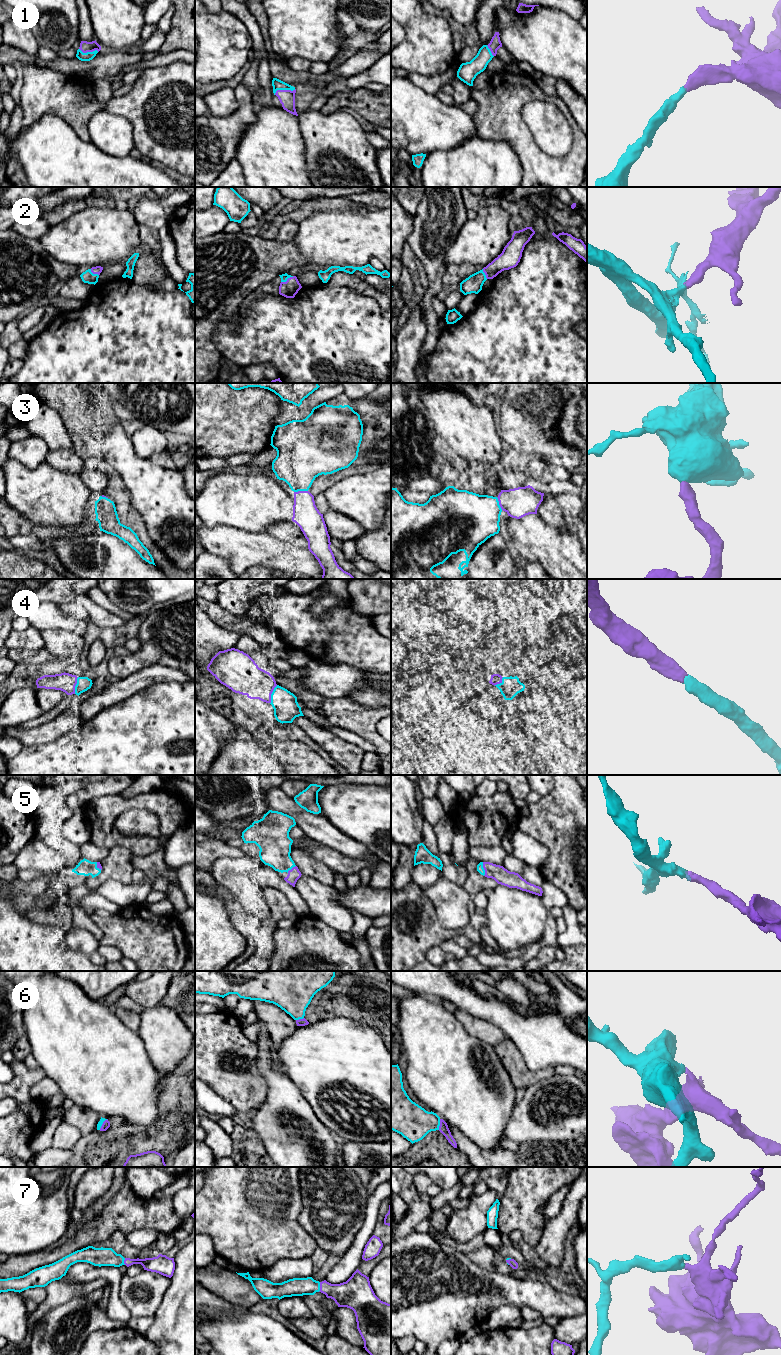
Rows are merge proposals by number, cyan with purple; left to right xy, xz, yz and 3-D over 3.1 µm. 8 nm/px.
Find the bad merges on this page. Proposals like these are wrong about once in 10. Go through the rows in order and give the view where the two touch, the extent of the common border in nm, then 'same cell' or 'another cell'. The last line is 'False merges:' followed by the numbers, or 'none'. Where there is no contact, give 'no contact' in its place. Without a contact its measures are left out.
1: contact in xz; length 180 nm; same cell
2: contact in xz; length 120 nm; same cell
3: contact in xz; length 110 nm; same cell
4: contact in xz; length 160 nm; same cell
5: contact in yz; length 110 nm; same cell
6: contact in yz; length 90 nm; same cell
7: contact in xz; length 80 nm; same cell
False merges: none

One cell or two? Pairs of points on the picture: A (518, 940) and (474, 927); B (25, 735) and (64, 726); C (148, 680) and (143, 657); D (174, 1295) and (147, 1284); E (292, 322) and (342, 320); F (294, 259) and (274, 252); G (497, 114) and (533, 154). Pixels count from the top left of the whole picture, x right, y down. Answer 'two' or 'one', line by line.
A: two
B: one
C: two
D: two
E: one
F: one
G: one

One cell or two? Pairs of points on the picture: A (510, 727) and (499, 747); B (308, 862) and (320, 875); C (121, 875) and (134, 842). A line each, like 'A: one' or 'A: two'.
A: two
B: one
C: two

